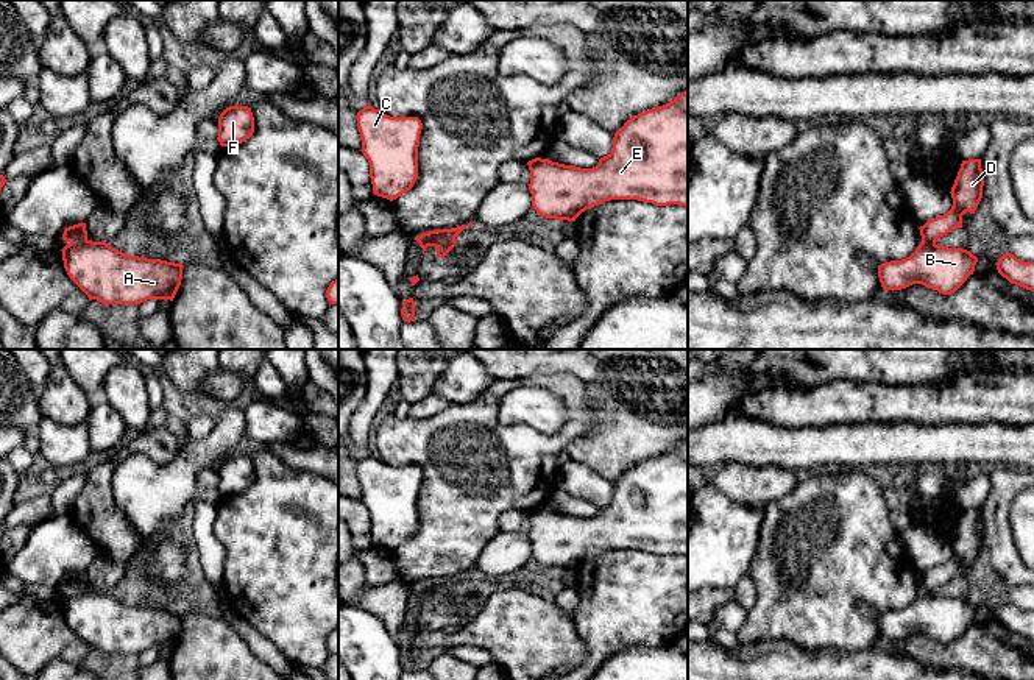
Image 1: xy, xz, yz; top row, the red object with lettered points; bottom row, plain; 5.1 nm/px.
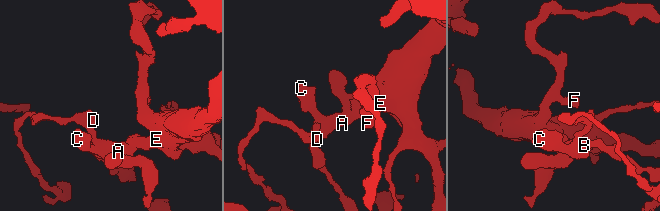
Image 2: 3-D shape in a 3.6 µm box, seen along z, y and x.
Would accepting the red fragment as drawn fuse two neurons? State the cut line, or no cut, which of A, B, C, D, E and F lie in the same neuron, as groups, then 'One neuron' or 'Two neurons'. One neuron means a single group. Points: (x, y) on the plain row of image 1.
Split along xy (86, 588), (70, 591). Groups: A B C E F / D. Two neurons

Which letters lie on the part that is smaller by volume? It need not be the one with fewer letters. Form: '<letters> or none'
D

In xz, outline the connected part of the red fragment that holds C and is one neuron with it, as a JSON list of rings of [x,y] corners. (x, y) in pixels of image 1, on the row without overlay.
[[[371,454],[357,462],[362,502],[370,512],[373,543],[390,551],[410,540],[418,527],[418,496],[423,473],[418,466],[390,466]]]

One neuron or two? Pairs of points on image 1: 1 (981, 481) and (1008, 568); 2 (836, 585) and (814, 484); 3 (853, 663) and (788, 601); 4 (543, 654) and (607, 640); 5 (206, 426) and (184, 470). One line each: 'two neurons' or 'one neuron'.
1: two neurons
2: one neuron
3: two neurons
4: two neurons
5: two neurons

